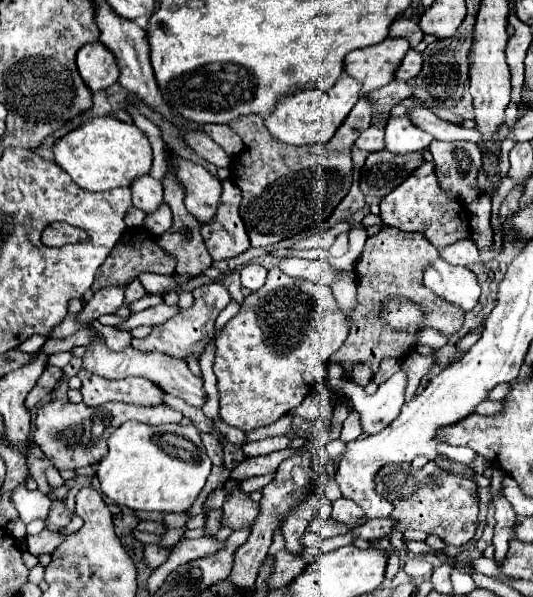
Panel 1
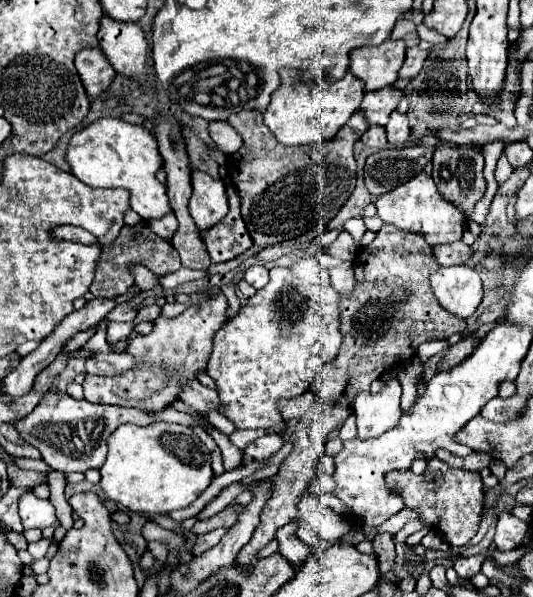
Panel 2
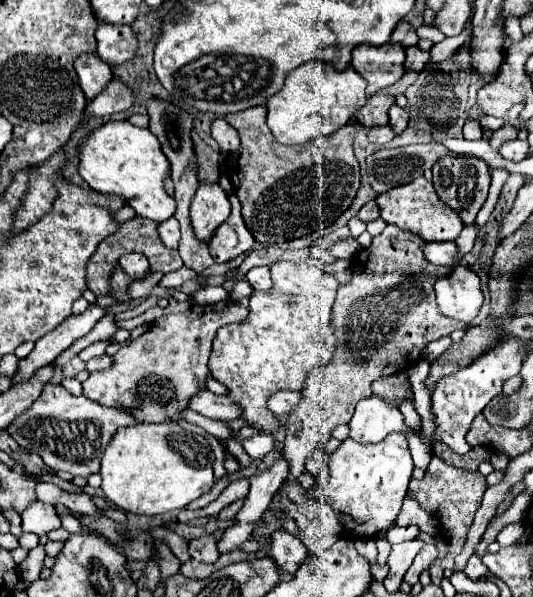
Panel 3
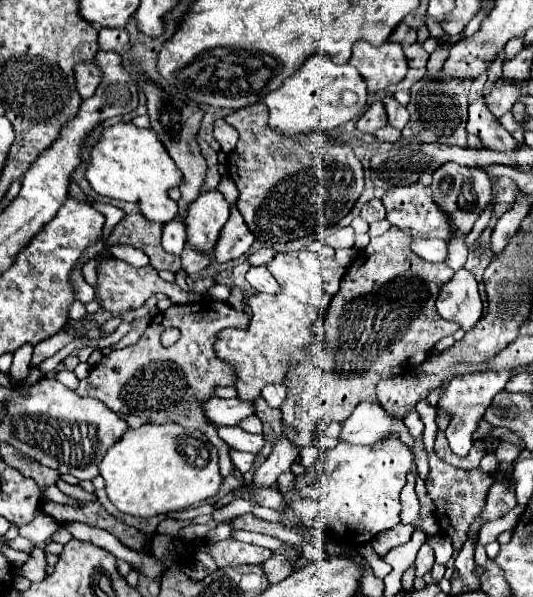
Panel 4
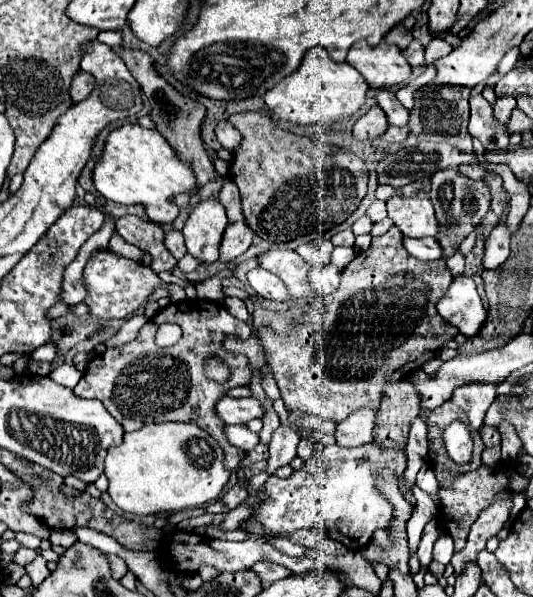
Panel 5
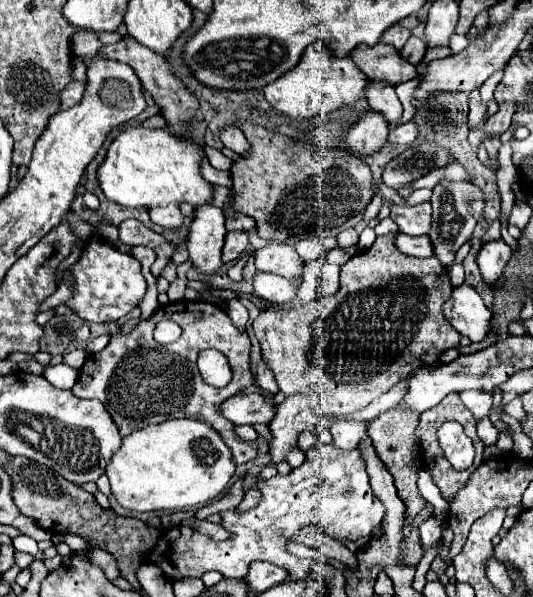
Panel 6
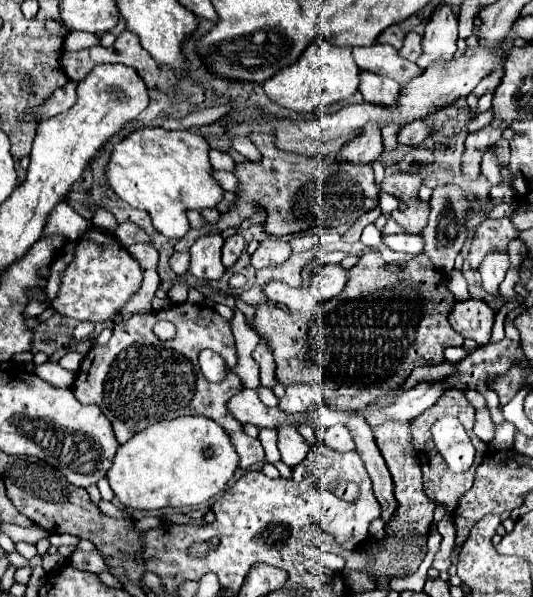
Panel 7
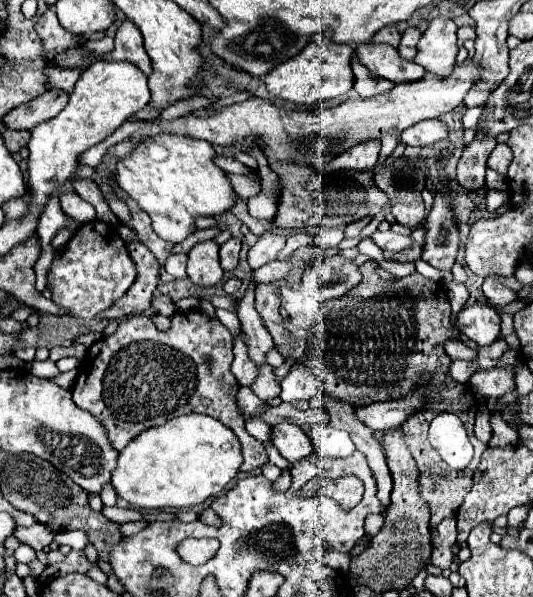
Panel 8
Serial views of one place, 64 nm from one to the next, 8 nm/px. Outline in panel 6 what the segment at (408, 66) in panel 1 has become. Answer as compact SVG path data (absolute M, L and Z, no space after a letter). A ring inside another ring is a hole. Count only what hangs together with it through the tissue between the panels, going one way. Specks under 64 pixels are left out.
M410 36L410 40L406 42L406 46L400 50L402 58L408 60L410 64L414 64L414 66L418 66L422 62L424 52L426 52L426 44L420 38L416 38L416 36Z

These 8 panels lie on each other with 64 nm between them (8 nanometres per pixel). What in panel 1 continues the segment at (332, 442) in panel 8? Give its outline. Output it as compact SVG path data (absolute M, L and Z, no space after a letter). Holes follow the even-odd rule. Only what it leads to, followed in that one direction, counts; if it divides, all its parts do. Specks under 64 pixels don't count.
M332 363L329 366L329 386L334 392L352 400L354 408L360 412L364 432L376 434L400 414L408 380L408 374L404 370L398 370L392 378L380 384L374 396L368 396L361 386L350 380L339 379L339 374L342 374L340 370L340 364Z

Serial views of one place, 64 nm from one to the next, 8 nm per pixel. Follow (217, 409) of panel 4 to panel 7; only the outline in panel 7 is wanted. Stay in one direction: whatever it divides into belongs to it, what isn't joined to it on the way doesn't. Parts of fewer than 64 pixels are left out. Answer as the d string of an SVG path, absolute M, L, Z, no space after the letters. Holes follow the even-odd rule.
M244 388L240 394L230 398L228 410L232 412L232 416L236 416L240 424L254 424L258 428L262 426L278 428L290 422L290 418L282 414L280 408L268 408L266 404L262 404L256 390L250 390L250 388Z

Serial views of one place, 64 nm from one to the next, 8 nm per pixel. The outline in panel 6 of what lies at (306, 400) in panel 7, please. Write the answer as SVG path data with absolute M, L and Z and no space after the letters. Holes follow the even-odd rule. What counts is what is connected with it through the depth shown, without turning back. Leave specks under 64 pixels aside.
M290 396L286 398L278 410L276 418L270 424L270 464L286 462L286 454L296 446L300 432L314 431L316 426L330 428L330 422L326 418L320 418L308 408L308 402L304 396Z

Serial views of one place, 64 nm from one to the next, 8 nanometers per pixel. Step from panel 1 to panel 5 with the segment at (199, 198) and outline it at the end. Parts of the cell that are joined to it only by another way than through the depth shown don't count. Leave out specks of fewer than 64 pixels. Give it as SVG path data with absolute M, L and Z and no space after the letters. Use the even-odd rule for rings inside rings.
M208 198L198 202L186 224L184 224L184 240L188 252L202 262L218 260L218 246L228 224L226 208L218 198Z

